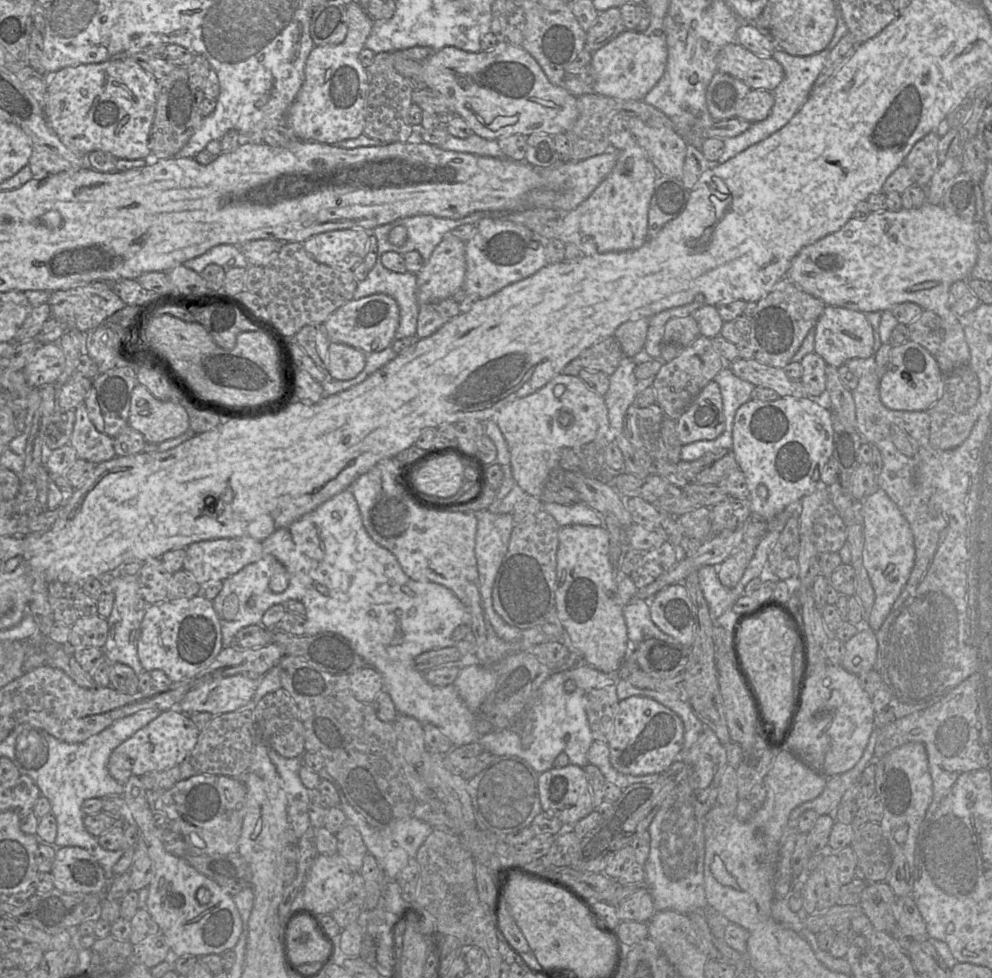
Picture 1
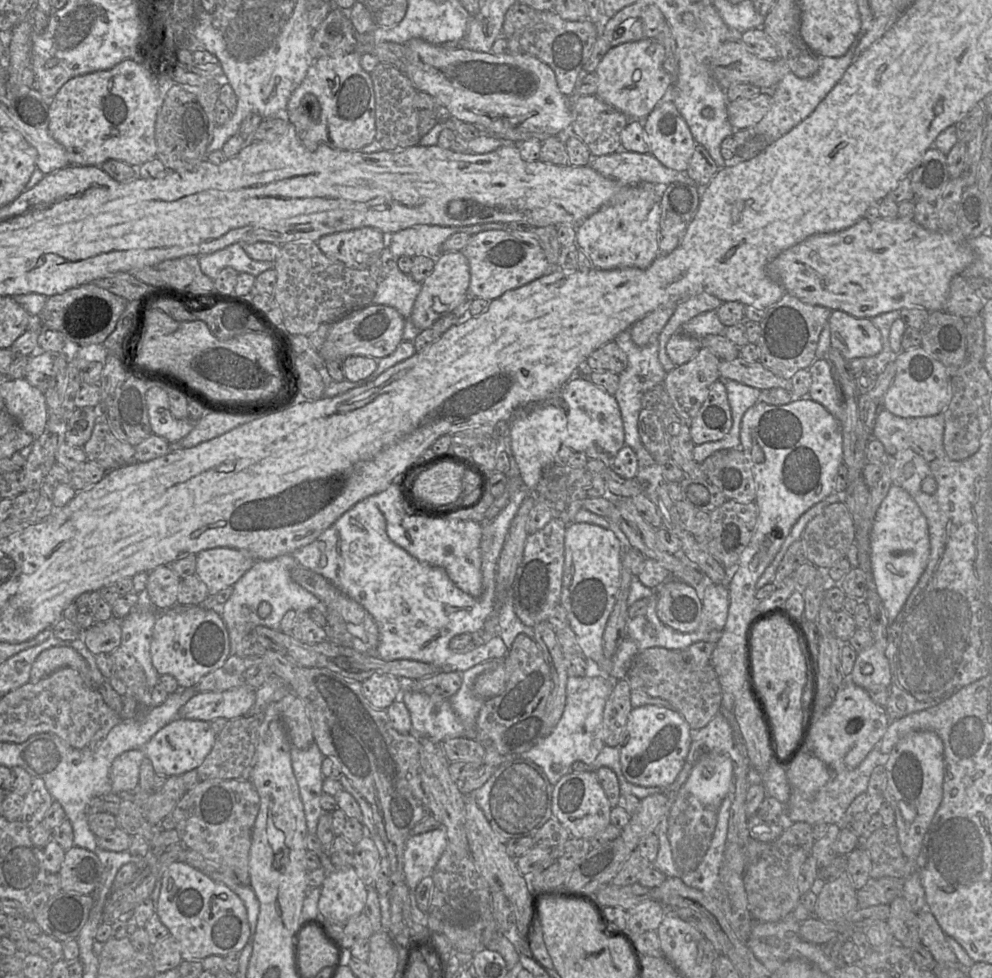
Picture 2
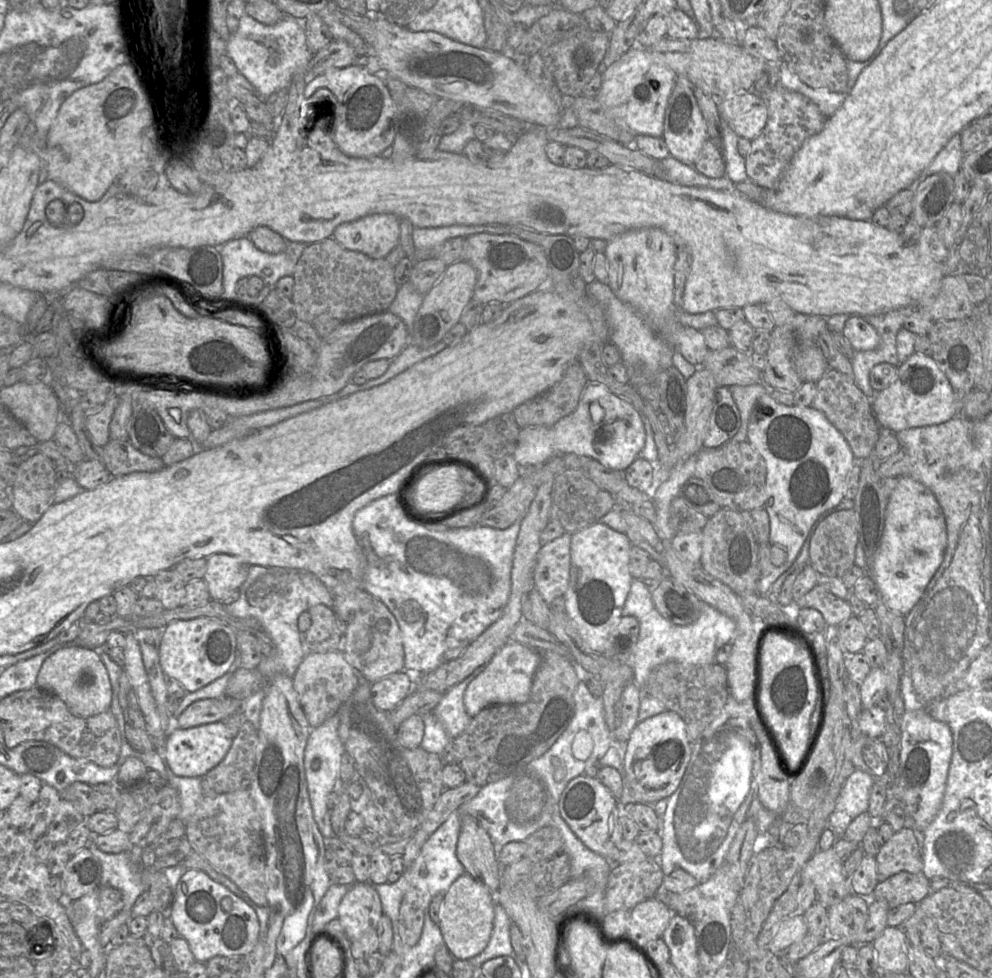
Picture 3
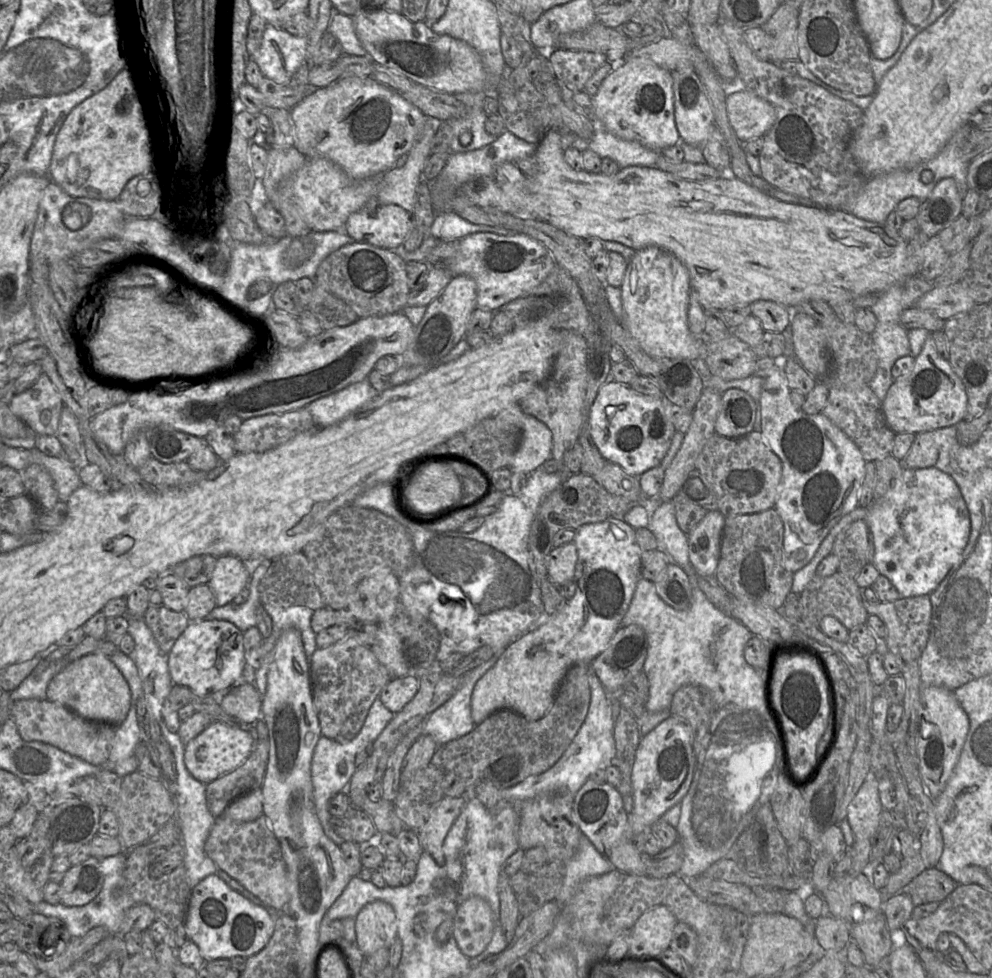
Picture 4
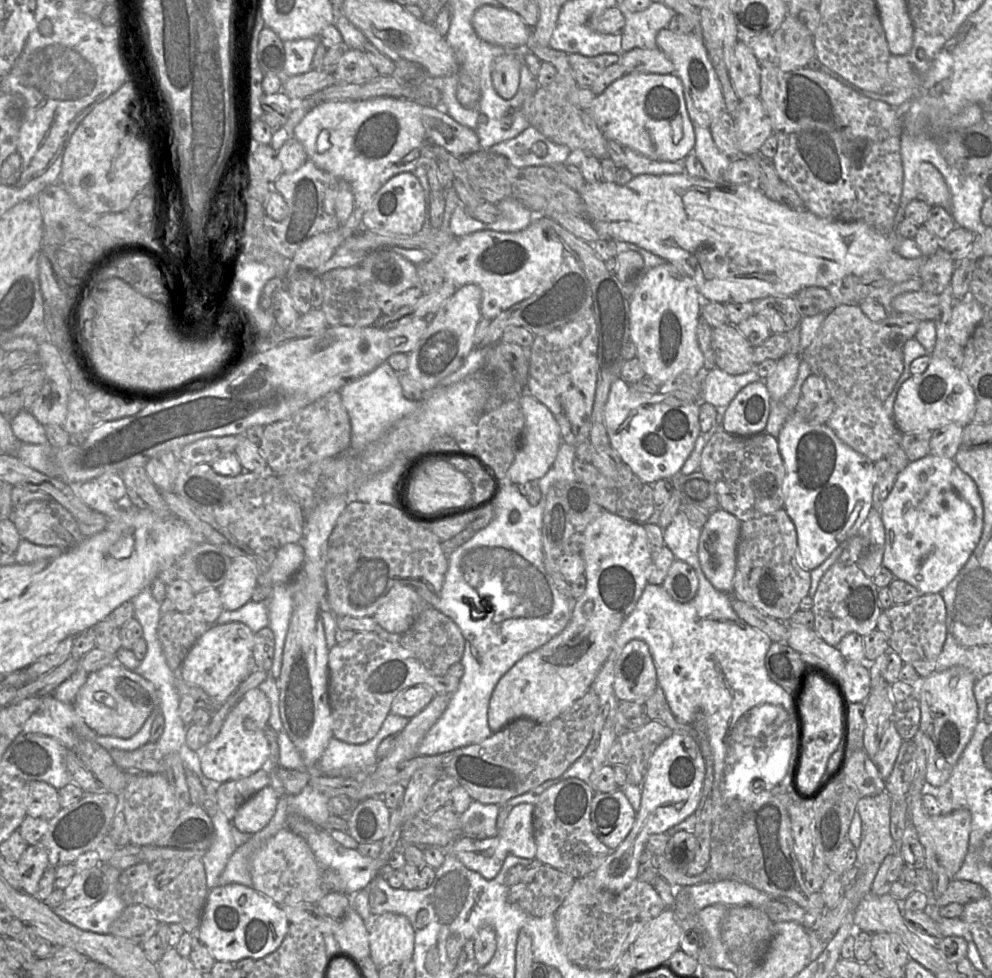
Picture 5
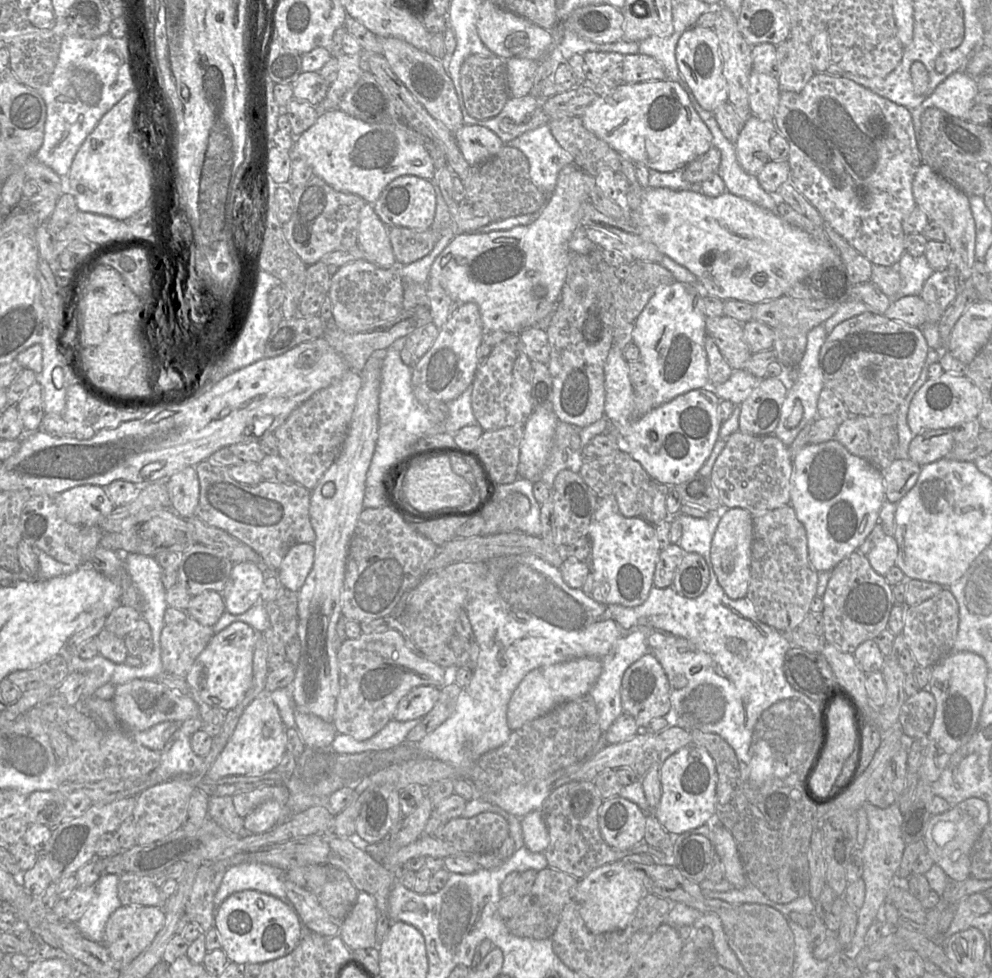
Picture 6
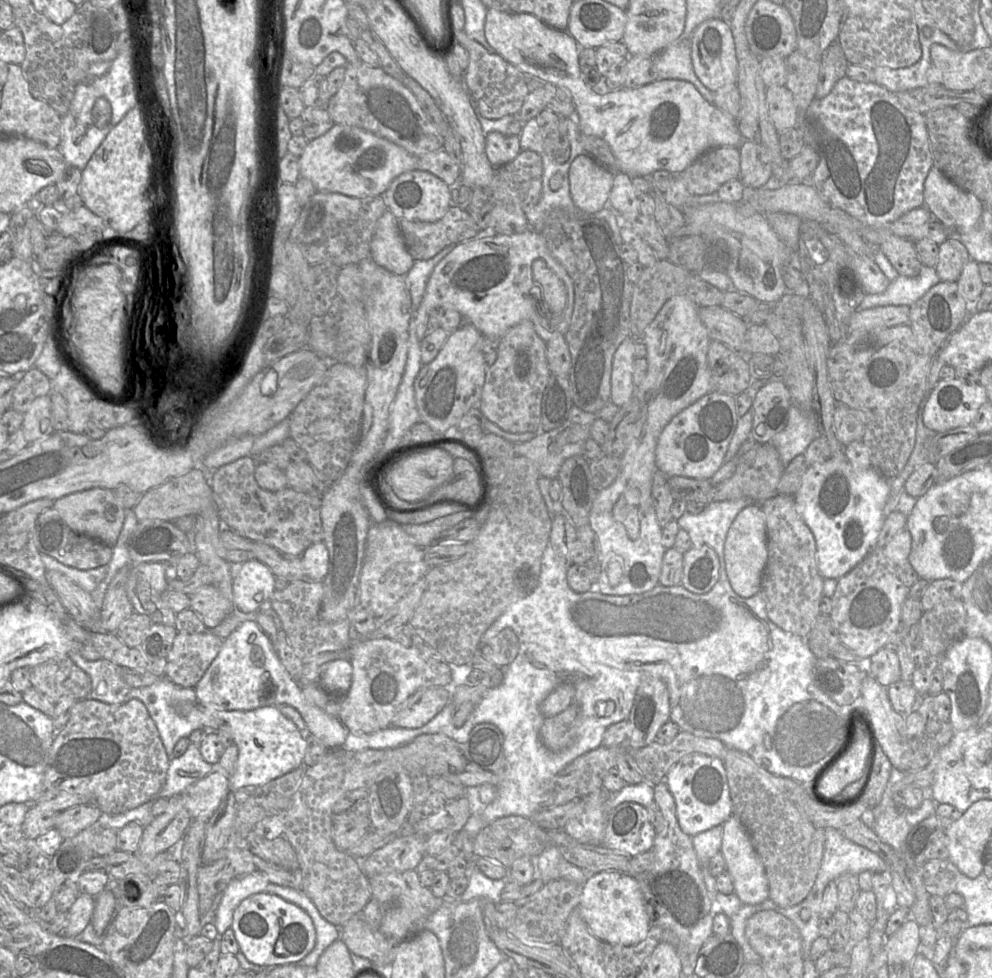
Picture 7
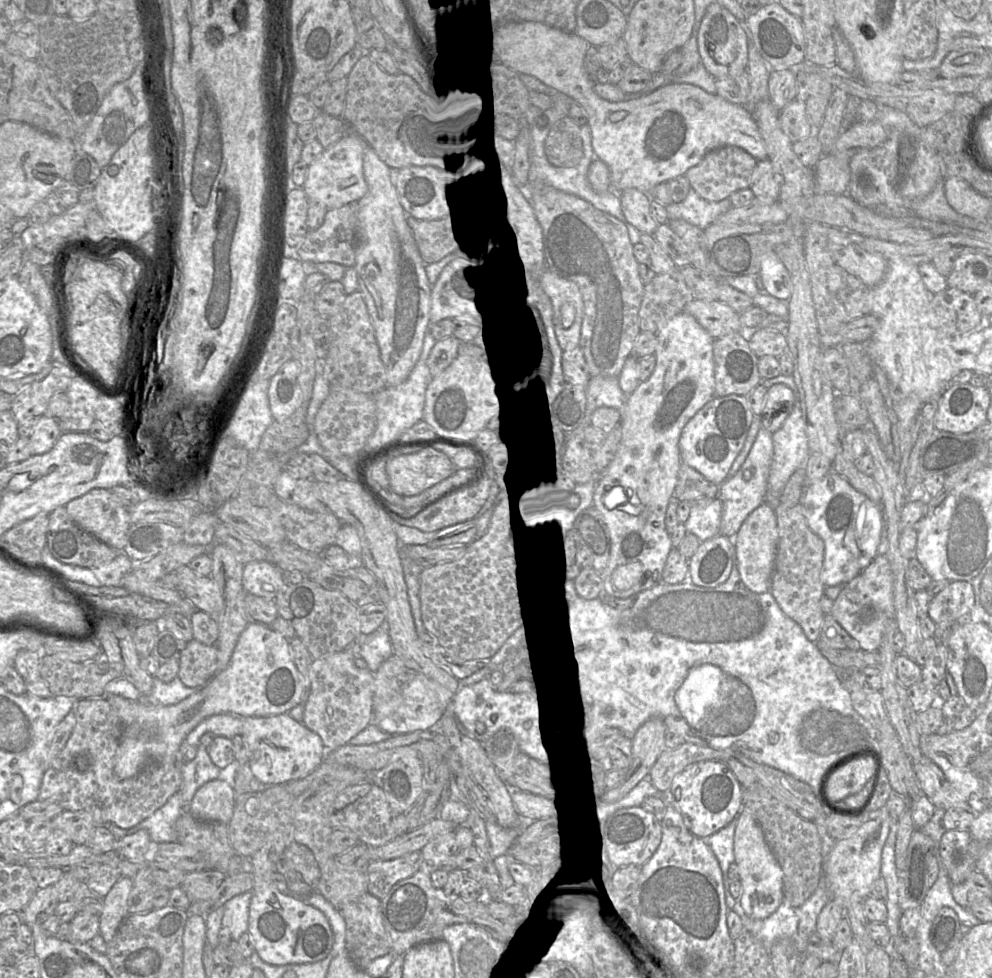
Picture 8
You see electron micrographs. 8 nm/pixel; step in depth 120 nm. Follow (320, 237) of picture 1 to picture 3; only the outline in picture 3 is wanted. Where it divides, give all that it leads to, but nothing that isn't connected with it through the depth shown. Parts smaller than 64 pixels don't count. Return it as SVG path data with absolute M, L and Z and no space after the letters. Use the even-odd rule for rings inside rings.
M391 213L368 215L339 225L332 238L345 249L361 252L373 259L385 258L399 245L400 219Z

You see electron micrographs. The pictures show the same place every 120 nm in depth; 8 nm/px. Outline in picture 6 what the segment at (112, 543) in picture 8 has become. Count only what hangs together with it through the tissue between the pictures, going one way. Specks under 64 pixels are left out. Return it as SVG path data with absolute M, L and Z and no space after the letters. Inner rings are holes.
M81 485L54 498L62 517L72 525L98 525L115 508L104 488Z

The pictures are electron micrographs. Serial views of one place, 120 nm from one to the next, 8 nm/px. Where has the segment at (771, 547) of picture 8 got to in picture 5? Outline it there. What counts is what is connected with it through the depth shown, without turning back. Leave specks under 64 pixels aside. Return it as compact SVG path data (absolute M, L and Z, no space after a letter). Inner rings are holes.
M718 508L709 514L699 538L698 557L702 571L717 590L727 594L733 594L740 527L741 521L737 517Z

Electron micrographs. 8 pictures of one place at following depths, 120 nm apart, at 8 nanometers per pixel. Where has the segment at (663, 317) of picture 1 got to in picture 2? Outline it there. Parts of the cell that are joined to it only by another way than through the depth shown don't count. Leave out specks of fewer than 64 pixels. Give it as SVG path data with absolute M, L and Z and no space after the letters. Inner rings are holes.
M702 293L689 298L678 304L673 315L670 317L667 324L659 333L659 352L658 358L664 371L671 371L676 365L672 363L666 352L666 344L668 340L680 332L683 324L688 322L693 317L707 311L717 310L724 302L713 295Z

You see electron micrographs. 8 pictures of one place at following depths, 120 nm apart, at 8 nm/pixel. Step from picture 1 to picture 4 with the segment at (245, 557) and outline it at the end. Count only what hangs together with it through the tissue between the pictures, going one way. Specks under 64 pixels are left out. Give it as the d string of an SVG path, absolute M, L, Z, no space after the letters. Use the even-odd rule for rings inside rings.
M232 555L218 557L212 577L208 583L215 595L216 604L224 606L249 584L250 573L245 563Z

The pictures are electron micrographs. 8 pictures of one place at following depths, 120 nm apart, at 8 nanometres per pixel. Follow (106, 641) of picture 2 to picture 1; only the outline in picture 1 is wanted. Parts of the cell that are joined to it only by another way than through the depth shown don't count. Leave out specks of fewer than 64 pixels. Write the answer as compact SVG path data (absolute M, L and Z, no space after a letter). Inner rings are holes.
M100 615L81 616L72 626L69 644L73 647L103 648L109 633L107 619Z

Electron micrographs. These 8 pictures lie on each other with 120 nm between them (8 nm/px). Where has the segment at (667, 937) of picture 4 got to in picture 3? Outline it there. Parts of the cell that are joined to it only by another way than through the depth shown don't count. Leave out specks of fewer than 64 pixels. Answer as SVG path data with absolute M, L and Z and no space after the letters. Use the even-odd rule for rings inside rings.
M651 898L630 910L628 939L641 949L662 937L674 912L663 901Z

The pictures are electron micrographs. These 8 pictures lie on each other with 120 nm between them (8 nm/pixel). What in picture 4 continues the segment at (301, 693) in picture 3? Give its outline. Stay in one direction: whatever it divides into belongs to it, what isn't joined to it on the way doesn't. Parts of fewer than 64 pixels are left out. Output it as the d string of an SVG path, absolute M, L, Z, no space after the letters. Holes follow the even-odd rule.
M349 631L346 637L336 644L325 648L317 648L310 656L309 662L313 704L322 735L340 743L353 740L362 729L372 704L392 679L391 676L373 651L368 646L361 644L359 637L351 637Z

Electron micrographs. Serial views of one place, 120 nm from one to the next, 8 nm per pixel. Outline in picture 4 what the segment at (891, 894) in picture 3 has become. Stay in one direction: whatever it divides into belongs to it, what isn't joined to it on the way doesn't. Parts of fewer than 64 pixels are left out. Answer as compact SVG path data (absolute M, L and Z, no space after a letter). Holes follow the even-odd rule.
M926 868L905 888L914 907L925 903L941 903L958 884L938 868Z

